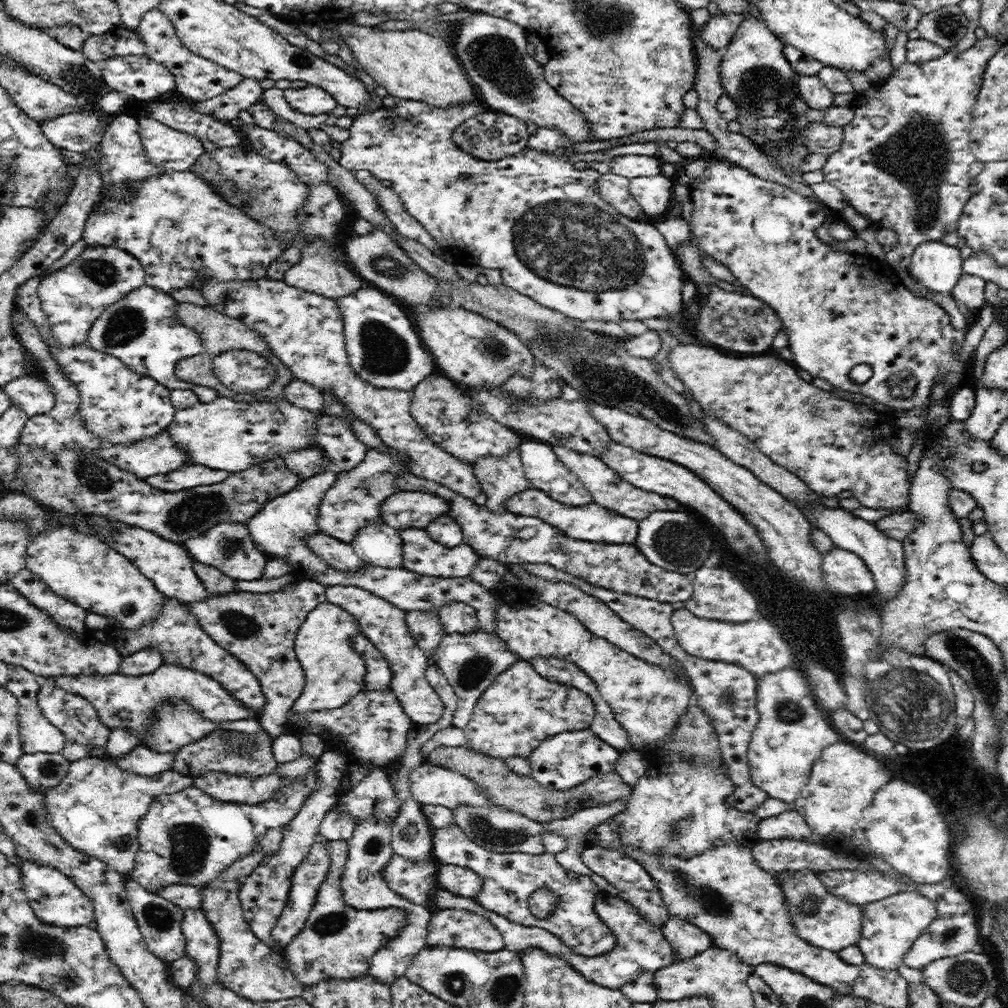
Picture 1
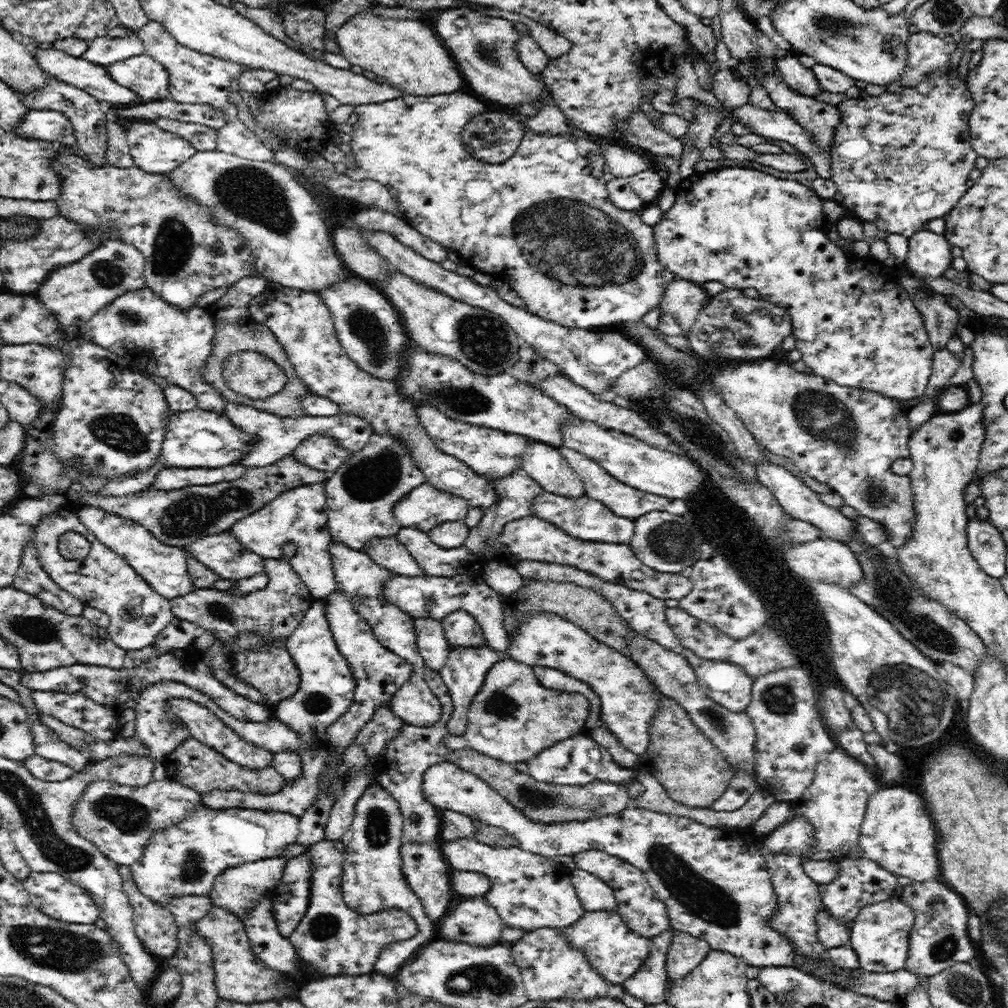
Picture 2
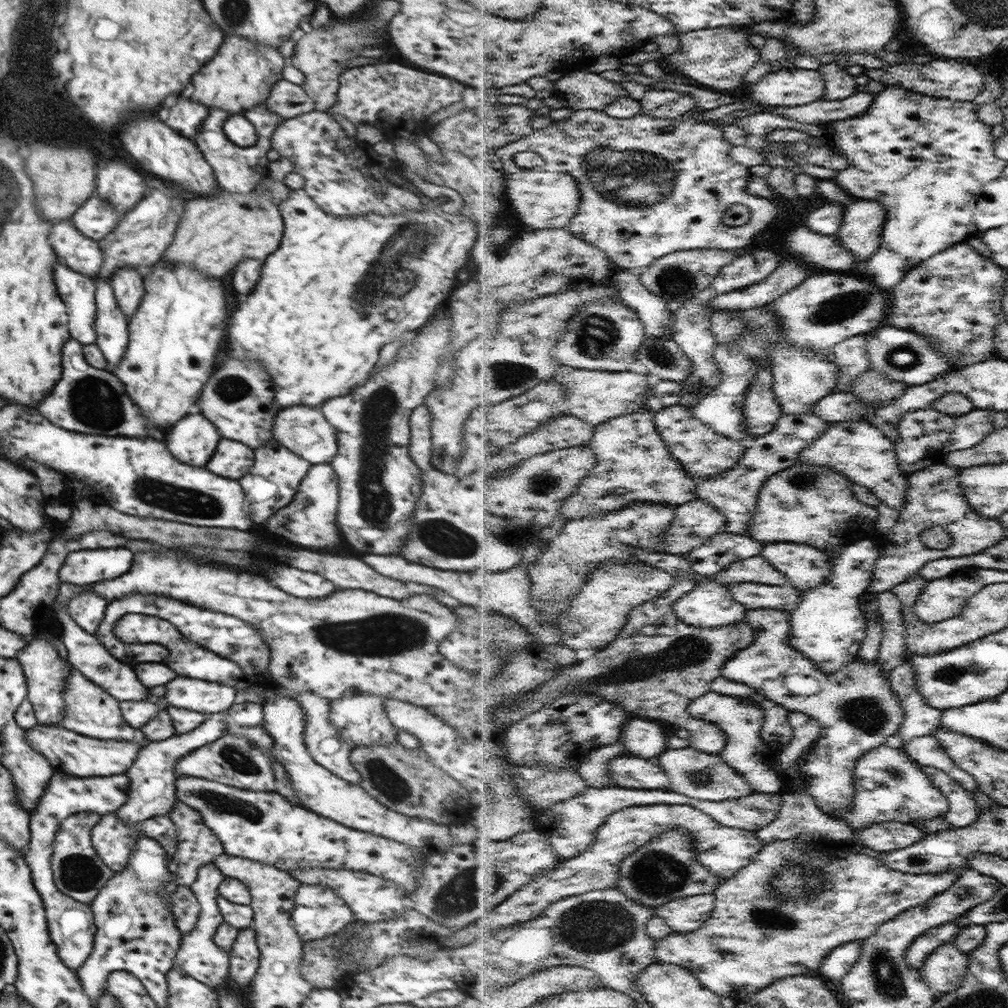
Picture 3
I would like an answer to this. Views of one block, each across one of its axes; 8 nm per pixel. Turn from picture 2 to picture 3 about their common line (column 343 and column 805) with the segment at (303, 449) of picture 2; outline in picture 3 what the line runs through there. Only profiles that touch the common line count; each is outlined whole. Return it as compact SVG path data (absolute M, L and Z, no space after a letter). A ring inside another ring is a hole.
M850 419L830 424L821 438L802 451L800 461L836 468L850 480L871 488L882 503L901 511L905 508L911 475L902 470L897 442L868 420Z

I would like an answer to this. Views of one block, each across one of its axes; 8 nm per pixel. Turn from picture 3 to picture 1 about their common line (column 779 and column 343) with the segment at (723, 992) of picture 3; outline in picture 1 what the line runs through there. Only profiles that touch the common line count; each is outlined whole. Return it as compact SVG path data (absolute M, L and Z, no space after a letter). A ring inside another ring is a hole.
M332 841L332 864L326 880L320 885L316 903L306 926L280 950L292 975L306 988L330 980L353 980L369 974L372 955L384 943L393 940L397 928L404 922L404 912L389 907L379 911L364 911L350 907L343 895L341 881L349 860L349 843Z

